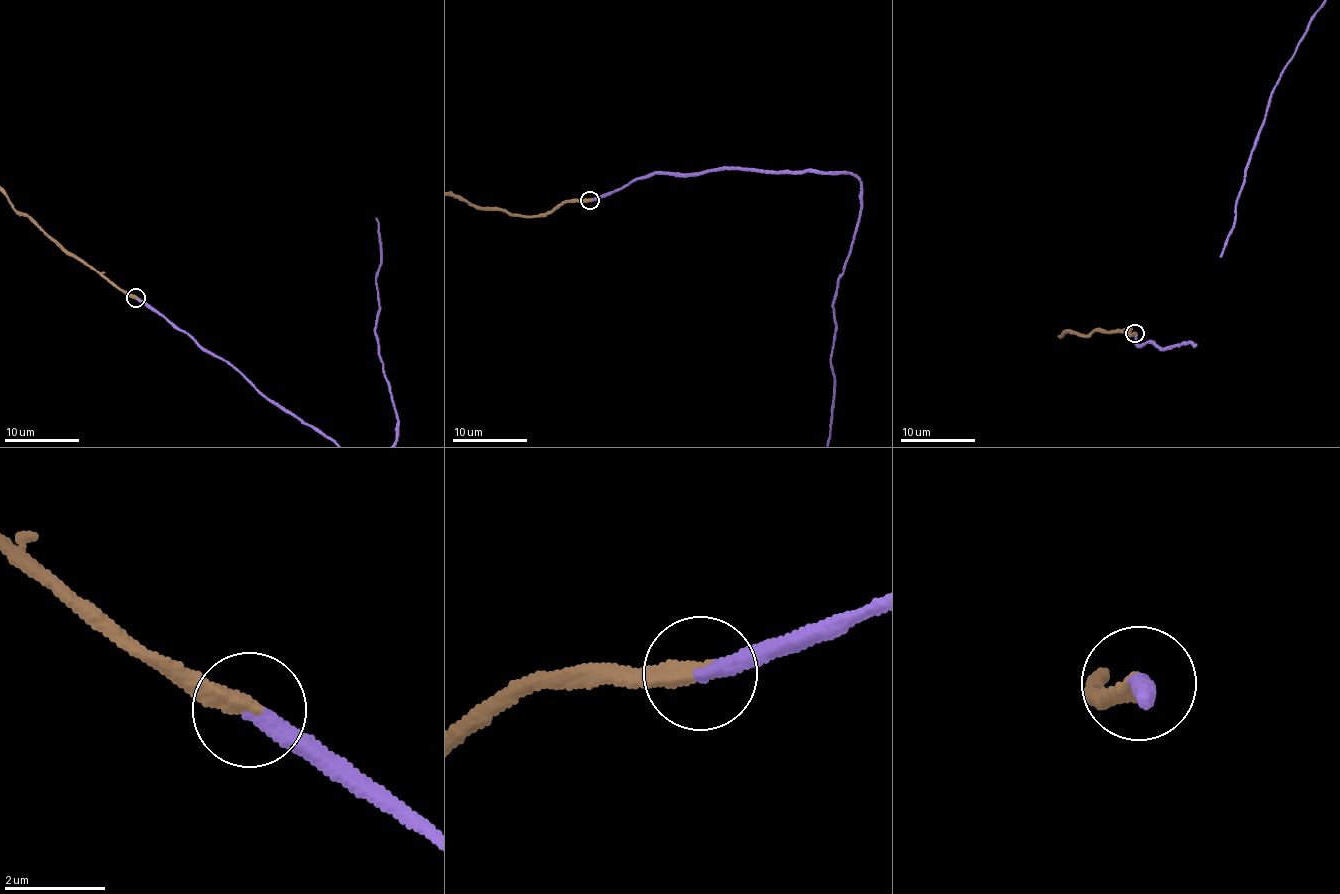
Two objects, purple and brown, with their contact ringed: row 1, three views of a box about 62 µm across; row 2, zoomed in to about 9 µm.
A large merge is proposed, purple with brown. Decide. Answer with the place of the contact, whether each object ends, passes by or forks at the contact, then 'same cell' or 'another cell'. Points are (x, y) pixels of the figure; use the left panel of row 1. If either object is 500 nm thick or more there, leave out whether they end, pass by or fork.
at (136, 298); purple ends there; brown ends there; same cell

